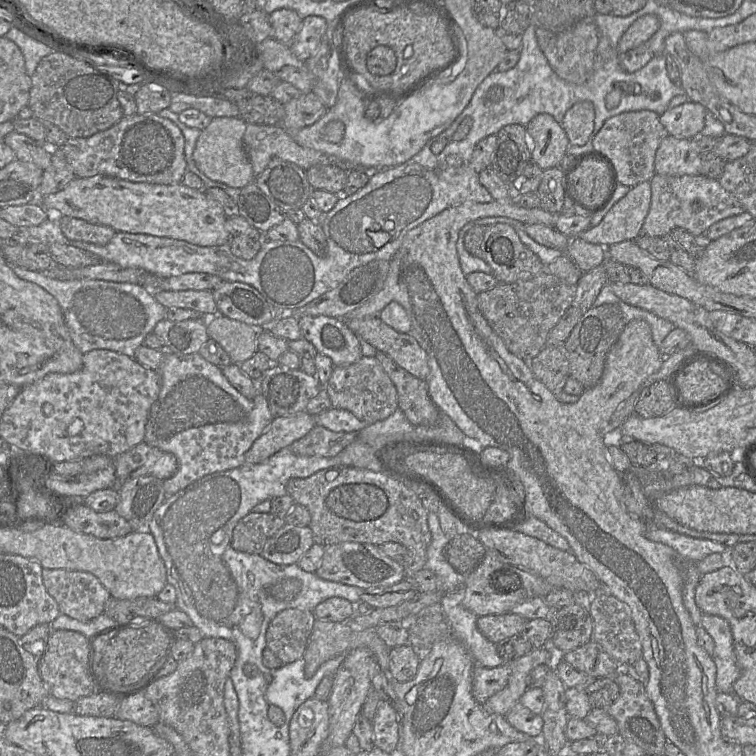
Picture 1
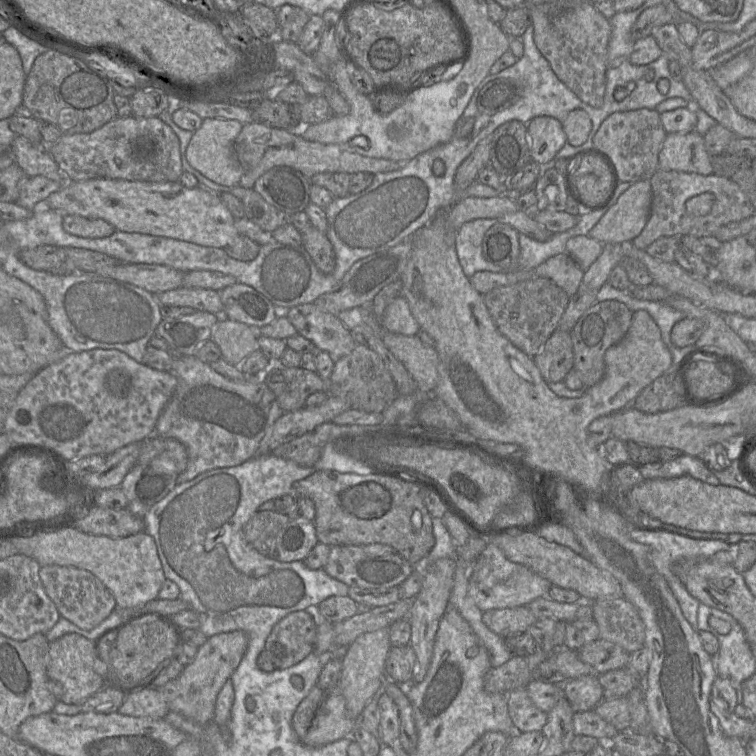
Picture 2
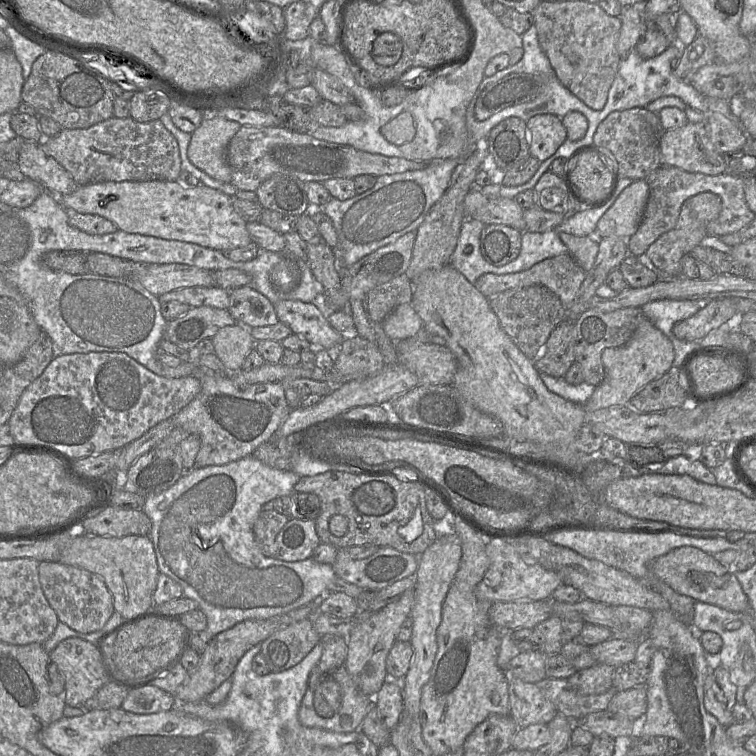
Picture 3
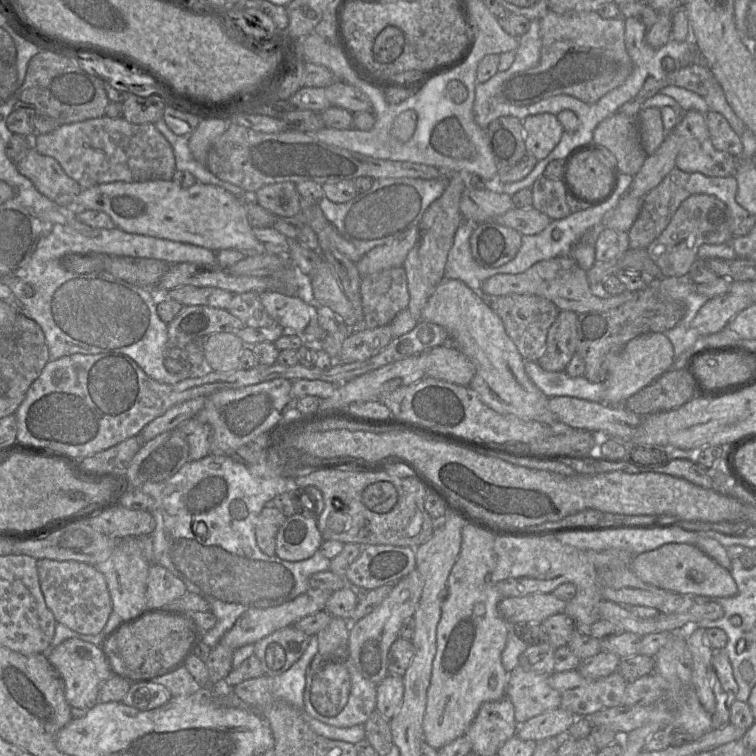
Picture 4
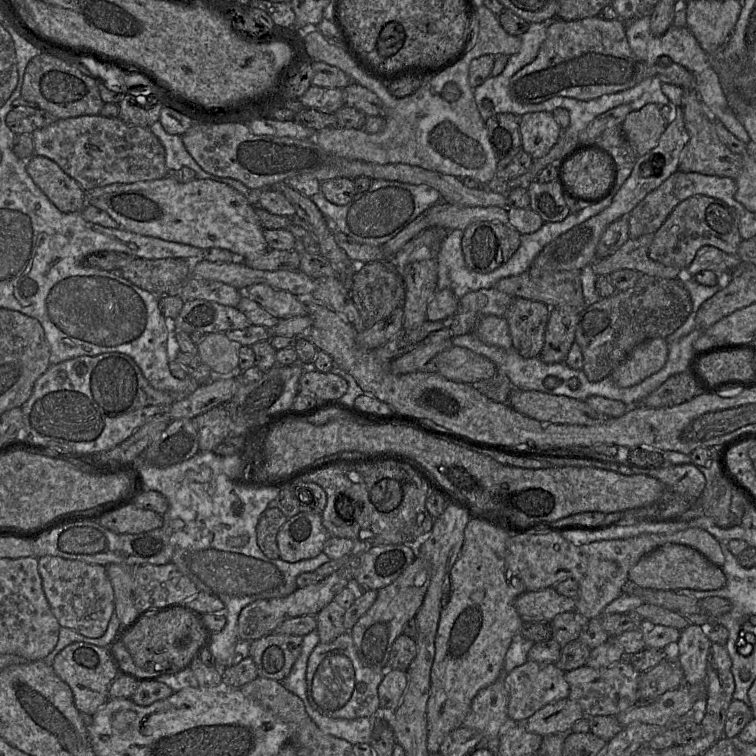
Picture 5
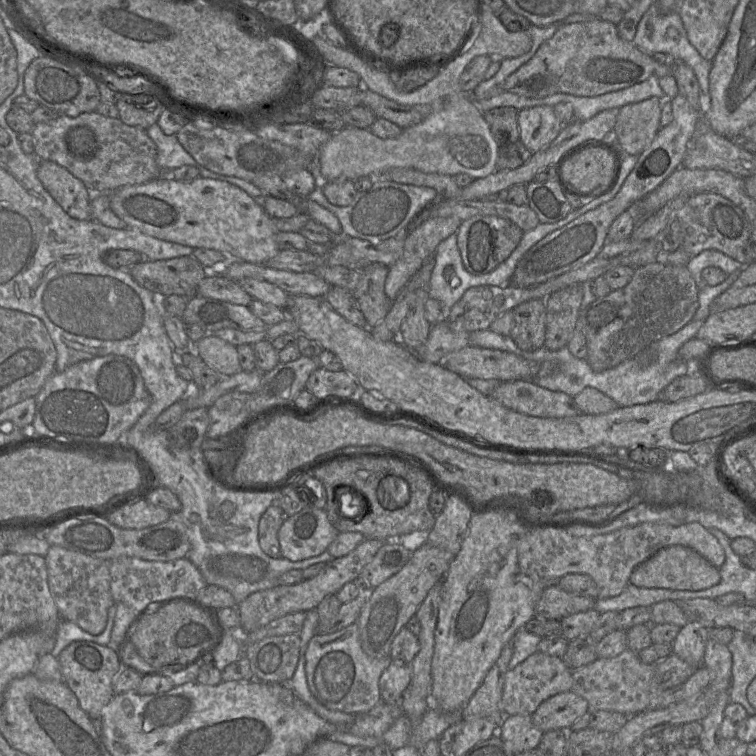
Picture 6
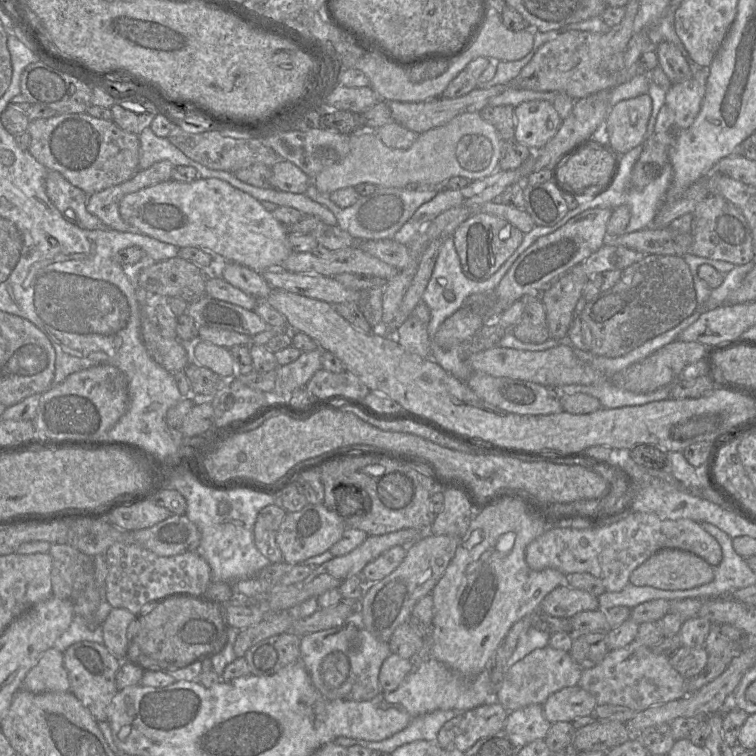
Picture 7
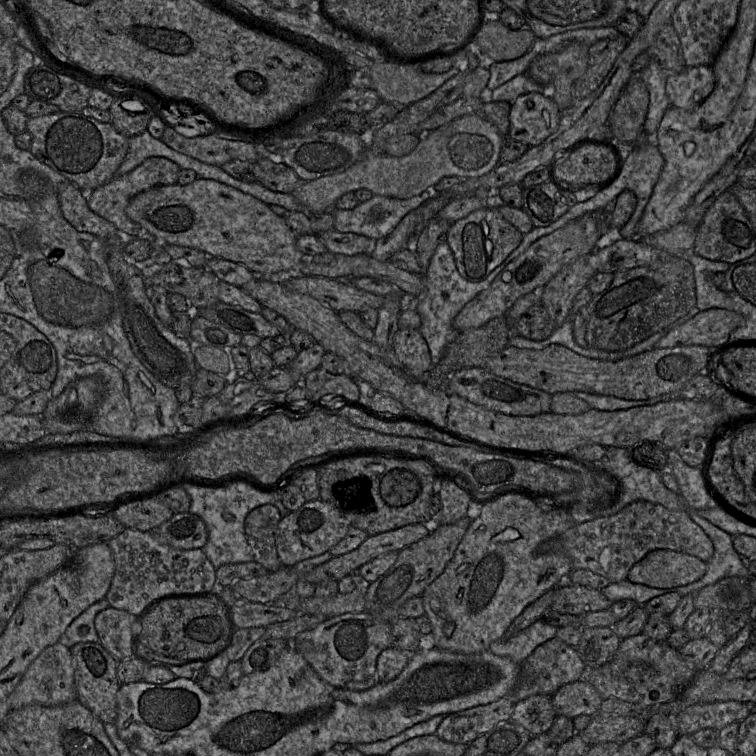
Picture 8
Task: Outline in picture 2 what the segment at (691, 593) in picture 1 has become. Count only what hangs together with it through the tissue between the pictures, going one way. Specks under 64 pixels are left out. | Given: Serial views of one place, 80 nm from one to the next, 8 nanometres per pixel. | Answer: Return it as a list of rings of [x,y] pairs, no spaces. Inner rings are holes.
[[[658,528],[652,531],[631,529],[630,536],[634,541],[649,548],[652,565],[665,578],[680,605],[684,617],[692,628],[698,632],[697,613],[700,602],[687,591],[684,585],[686,575],[701,560],[710,559],[718,551],[723,550],[735,553],[736,544],[728,544],[722,540],[691,538]]]

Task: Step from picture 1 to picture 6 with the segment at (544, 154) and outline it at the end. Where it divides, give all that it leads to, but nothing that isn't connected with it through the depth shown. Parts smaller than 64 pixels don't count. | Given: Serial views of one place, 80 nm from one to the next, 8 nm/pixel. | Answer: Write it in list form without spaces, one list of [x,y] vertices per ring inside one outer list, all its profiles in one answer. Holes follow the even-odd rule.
[[[548,105],[519,110],[517,121],[519,140],[532,153],[549,145],[563,128],[554,108]]]

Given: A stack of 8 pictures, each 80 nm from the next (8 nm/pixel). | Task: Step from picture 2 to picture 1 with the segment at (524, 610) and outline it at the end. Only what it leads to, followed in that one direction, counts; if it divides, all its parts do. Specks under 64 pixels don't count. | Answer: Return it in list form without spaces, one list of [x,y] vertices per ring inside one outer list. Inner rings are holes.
[[[507,612],[478,617],[477,627],[489,641],[499,644],[520,635],[526,622],[522,616]]]

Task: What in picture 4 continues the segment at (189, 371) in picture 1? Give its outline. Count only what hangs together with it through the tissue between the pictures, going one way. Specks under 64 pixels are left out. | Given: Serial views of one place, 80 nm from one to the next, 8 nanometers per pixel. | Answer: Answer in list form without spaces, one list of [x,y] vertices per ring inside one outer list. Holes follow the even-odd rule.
[[[276,378],[237,389],[222,389],[206,397],[203,408],[194,417],[211,428],[211,455],[230,456],[238,448],[262,434],[276,431],[284,414],[294,406],[290,395],[292,381]]]

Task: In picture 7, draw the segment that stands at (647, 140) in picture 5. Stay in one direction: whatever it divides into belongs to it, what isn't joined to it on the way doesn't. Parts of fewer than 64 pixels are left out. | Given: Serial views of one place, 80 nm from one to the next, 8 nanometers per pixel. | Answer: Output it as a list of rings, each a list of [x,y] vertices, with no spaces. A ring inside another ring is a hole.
[[[648,93],[622,100],[611,107],[605,121],[605,135],[615,149],[625,154],[644,143],[652,108]]]

